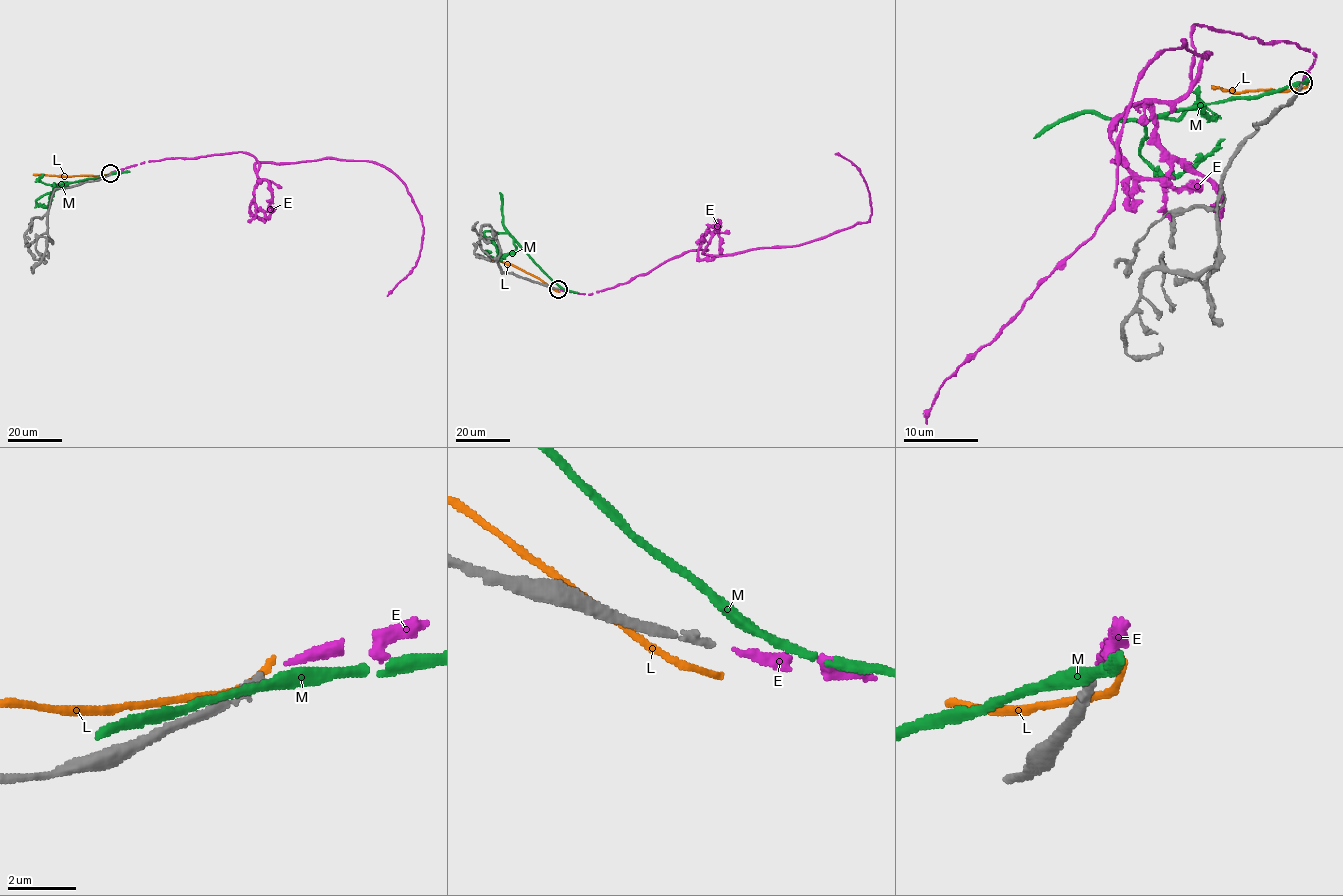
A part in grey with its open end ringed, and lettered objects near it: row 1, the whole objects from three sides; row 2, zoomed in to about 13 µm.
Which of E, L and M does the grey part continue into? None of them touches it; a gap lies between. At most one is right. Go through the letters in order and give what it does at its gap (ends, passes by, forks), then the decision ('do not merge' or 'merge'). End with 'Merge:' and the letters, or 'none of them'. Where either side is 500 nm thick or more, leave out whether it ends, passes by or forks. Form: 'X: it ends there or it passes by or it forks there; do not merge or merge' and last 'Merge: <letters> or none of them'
E: it ends there; merge
L: it ends there; do not merge
M: it passes by; do not merge
Merge: E

